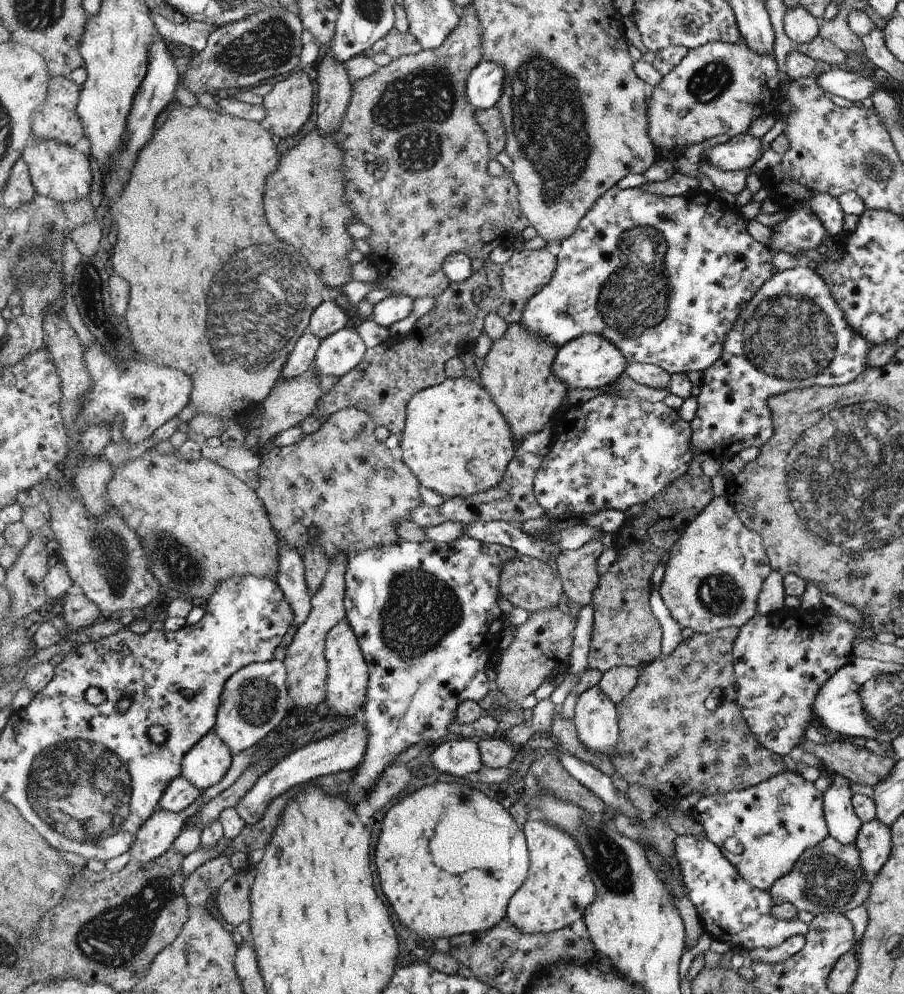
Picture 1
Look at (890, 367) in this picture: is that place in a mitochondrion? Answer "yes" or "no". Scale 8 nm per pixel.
no

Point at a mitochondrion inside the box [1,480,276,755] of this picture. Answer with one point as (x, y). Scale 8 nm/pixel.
(185, 571)

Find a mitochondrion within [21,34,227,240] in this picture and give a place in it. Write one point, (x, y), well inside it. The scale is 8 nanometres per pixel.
(42, 226)

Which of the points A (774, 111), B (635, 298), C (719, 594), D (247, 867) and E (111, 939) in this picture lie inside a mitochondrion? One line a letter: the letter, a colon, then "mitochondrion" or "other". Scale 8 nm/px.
A: other
B: mitochondrion
C: mitochondrion
D: other
E: mitochondrion

